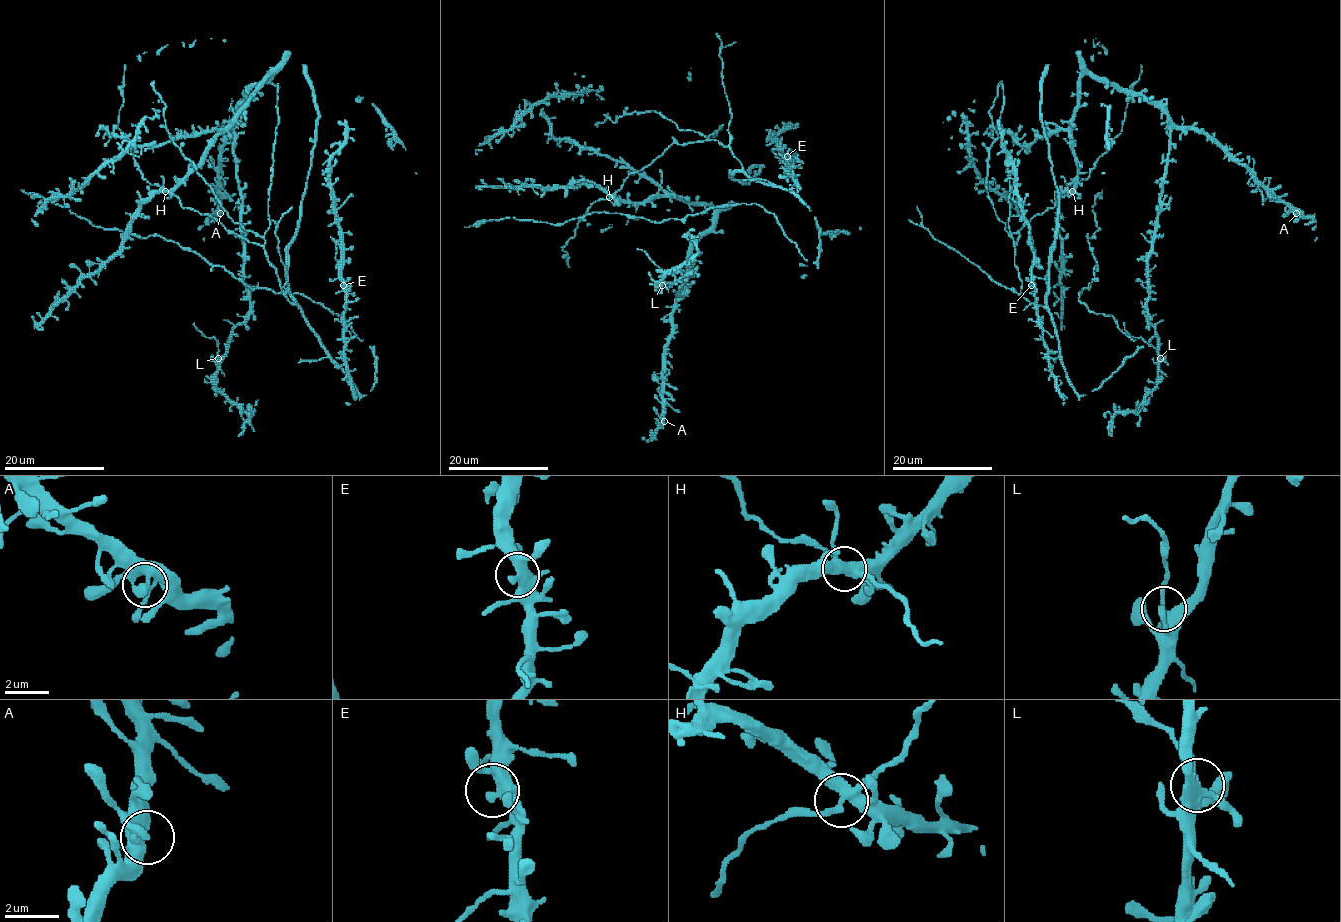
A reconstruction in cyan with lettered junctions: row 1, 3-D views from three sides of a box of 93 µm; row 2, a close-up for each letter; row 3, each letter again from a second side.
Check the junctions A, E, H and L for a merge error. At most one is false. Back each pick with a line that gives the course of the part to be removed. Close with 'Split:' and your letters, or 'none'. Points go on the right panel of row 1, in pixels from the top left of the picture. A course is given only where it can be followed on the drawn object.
L: foreign part runs (1159, 357), (1159, 353), (1141, 337), (1131, 336), (1123, 322)
Split: L

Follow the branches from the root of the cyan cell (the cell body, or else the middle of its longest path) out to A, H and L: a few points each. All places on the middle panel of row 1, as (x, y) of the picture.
A: (687, 144), (672, 143), (614, 194), (631, 202), (677, 197), (714, 211), (674, 303), (664, 421)
H: (687, 144), (672, 143), (649, 164), (632, 172), (621, 188), (609, 197)
L: (687, 144), (672, 143), (614, 194), (677, 197), (714, 211), (683, 289), (677, 293), (693, 272), (662, 284)

